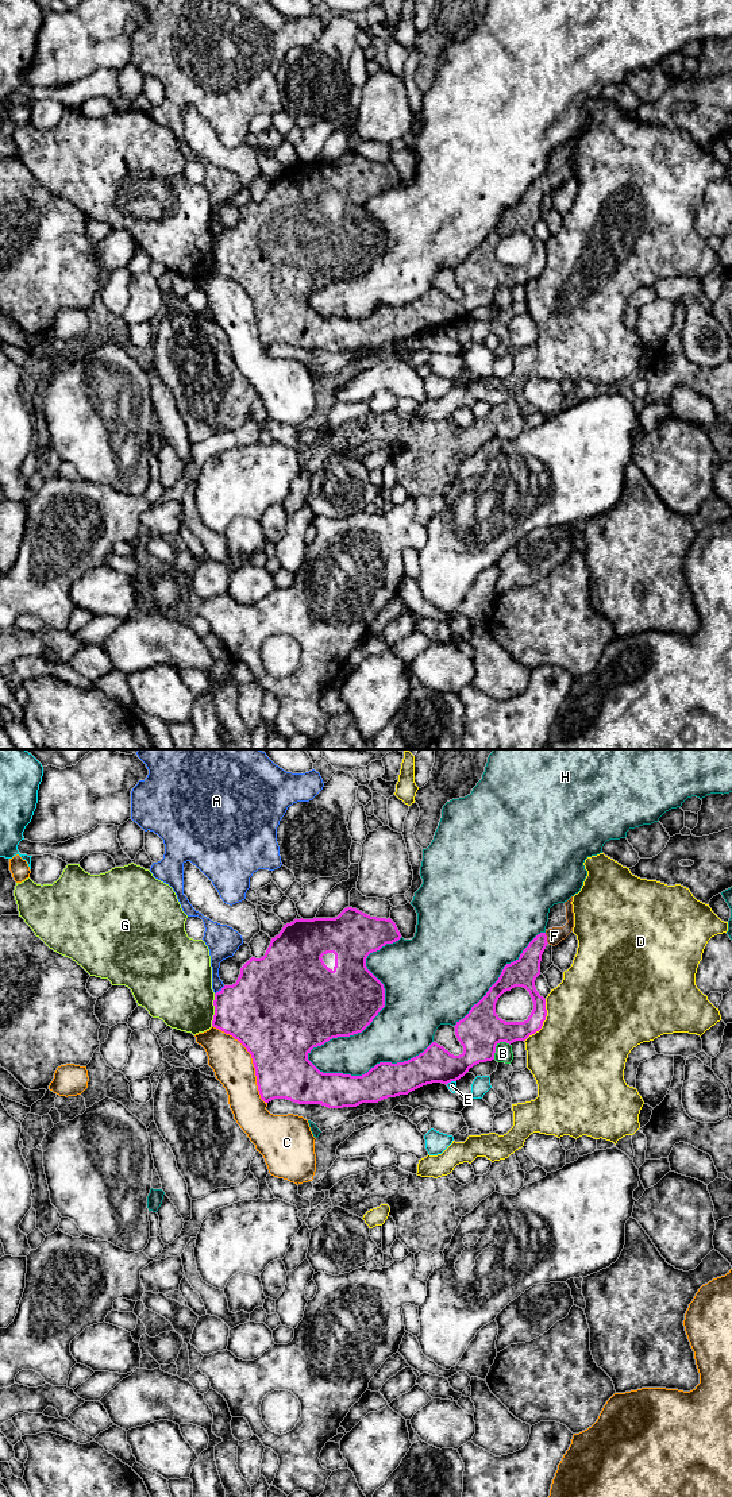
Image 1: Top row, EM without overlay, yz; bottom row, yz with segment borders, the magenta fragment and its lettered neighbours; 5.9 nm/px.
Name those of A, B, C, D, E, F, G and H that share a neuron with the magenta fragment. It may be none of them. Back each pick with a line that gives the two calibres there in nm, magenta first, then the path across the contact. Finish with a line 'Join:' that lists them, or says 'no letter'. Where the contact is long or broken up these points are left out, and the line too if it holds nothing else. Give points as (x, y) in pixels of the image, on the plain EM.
F: Thickness 170 nm (magenta) against 100 nm. Path across: yz (523, 216), (532, 196), (546, 182), (554, 180)
Join: F

